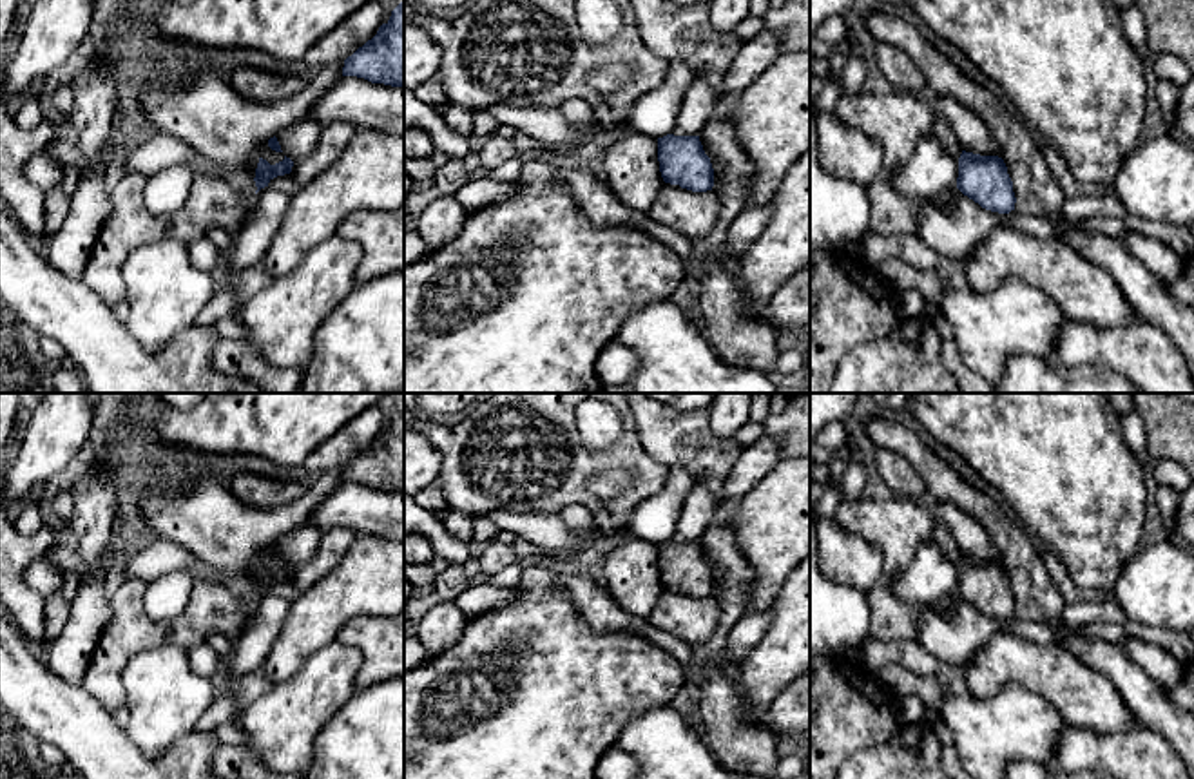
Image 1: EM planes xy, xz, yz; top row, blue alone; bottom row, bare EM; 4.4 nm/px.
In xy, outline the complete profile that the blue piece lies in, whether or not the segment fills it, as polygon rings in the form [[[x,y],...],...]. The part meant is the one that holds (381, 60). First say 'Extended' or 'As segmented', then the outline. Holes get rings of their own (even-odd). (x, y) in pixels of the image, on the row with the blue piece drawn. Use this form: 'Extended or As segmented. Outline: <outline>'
As segmented. Outline: [[[404,2],[371,40],[344,60],[342,76],[404,87]]]

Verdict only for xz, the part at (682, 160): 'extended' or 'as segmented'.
as segmented

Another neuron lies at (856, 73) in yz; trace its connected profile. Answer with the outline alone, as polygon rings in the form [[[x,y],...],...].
[[[850,54],[850,60],[843,71],[843,96],[862,92],[868,72],[868,60],[864,56]]]

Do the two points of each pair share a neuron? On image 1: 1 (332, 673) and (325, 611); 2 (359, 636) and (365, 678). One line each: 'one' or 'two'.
1: two
2: one

